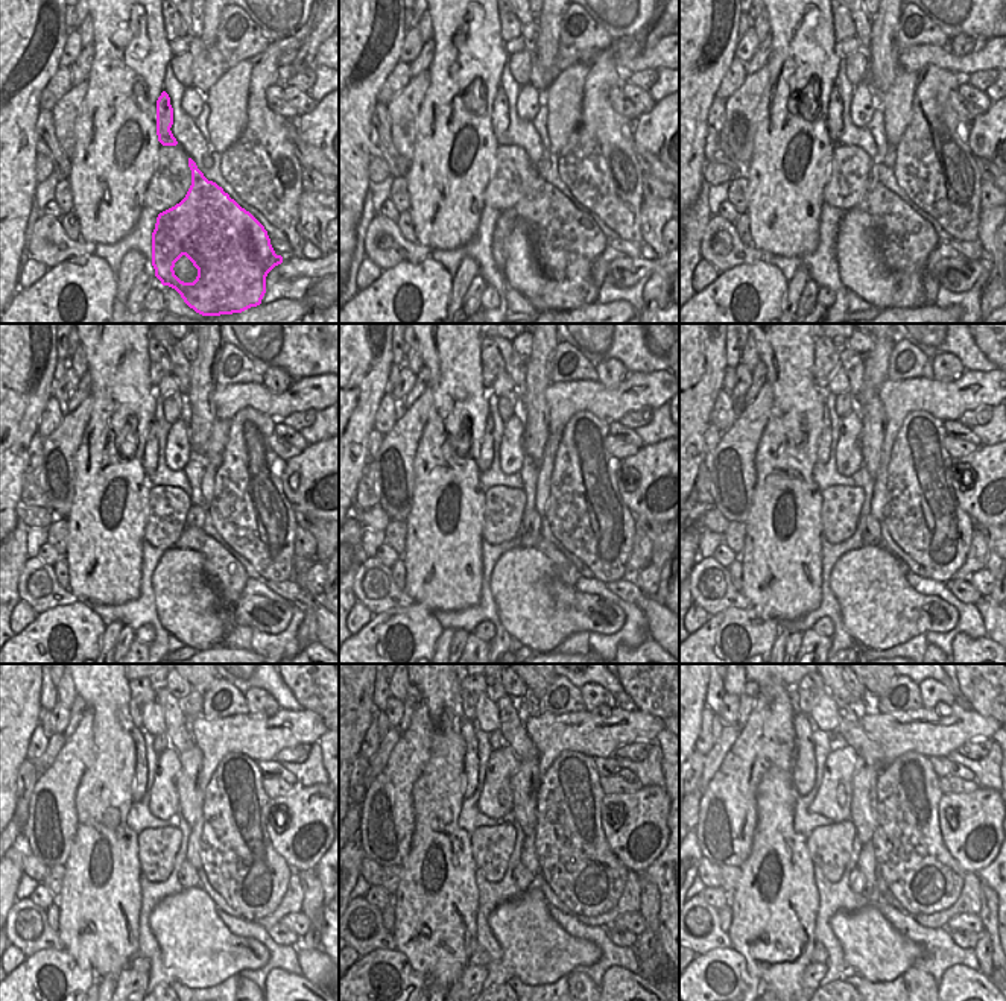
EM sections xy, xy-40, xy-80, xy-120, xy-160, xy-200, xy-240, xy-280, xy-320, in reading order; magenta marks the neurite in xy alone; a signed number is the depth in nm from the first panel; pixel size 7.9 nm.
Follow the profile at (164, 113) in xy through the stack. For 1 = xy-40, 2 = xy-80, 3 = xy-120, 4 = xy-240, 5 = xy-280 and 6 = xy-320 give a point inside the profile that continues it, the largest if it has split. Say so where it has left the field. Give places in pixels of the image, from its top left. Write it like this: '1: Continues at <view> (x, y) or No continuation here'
1: Continues at xy-40 (500, 108)
2: Continues at xy-80 (835, 123)
3: Continues at xy-120 (151, 448)
4: Continues at xy-240 (142, 776)
5: Continues at xy-280 (474, 778)
6: Continues at xy-320 (804, 769).

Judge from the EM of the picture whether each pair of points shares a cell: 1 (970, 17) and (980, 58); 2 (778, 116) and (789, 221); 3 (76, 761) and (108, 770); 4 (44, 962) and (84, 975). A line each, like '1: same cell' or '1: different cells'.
1: different cells
2: same cell
3: different cells
4: same cell

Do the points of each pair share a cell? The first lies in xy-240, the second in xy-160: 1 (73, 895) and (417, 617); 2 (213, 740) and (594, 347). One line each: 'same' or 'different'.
1: different
2: different

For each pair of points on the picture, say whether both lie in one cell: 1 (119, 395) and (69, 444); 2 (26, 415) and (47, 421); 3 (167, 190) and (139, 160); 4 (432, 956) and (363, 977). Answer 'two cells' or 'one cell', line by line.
1: two cells
2: two cells
3: two cells
4: two cells

